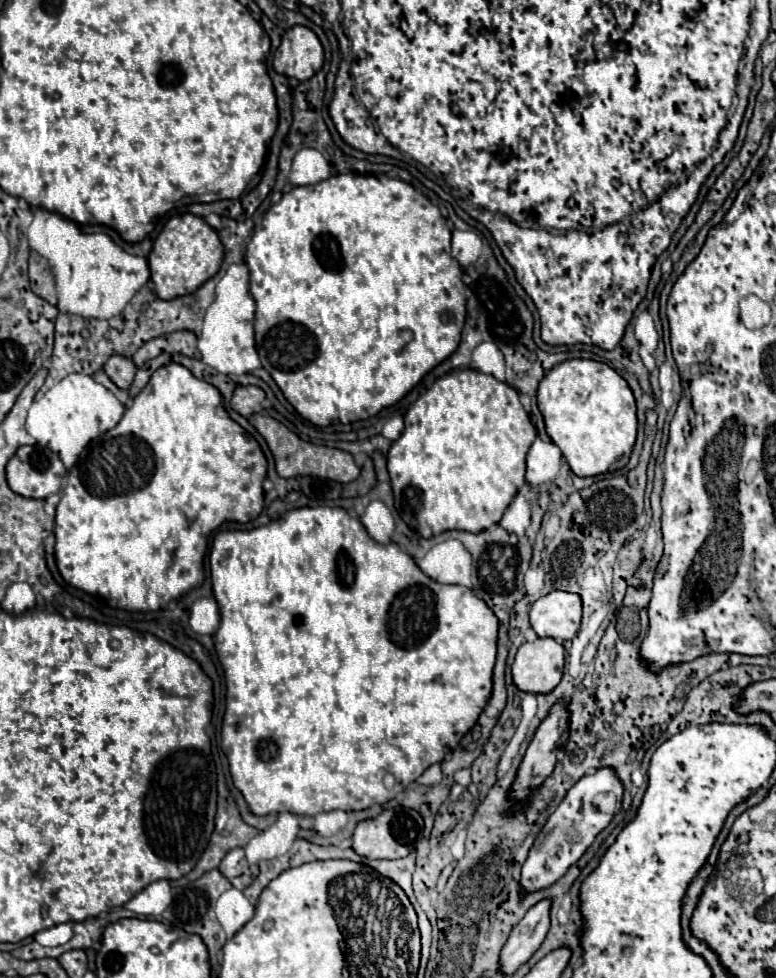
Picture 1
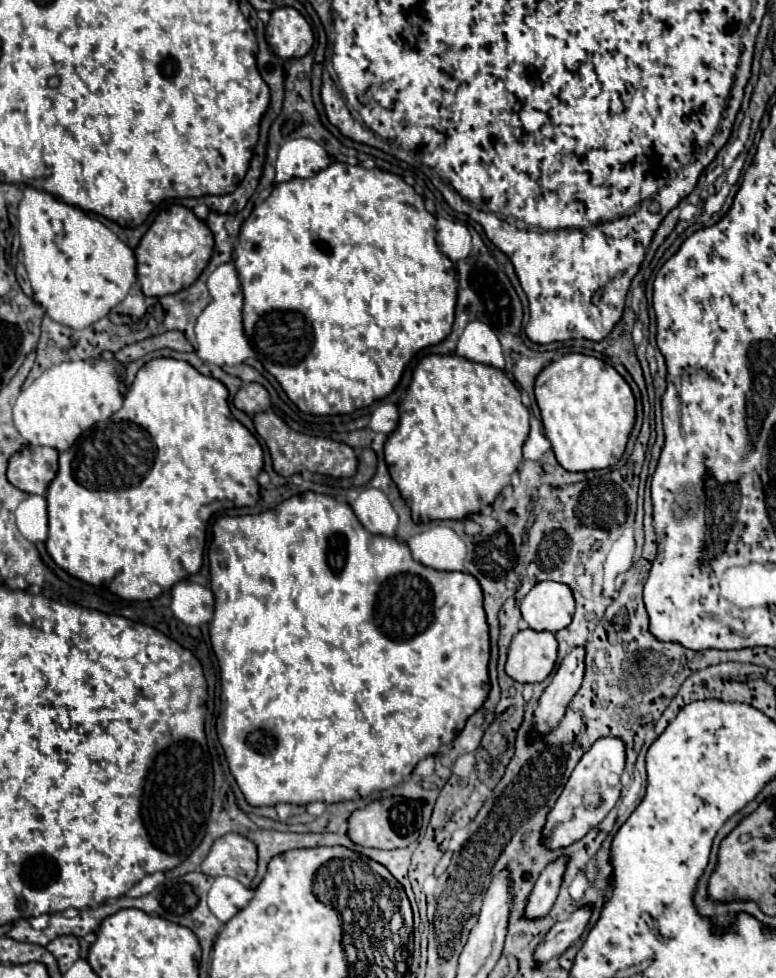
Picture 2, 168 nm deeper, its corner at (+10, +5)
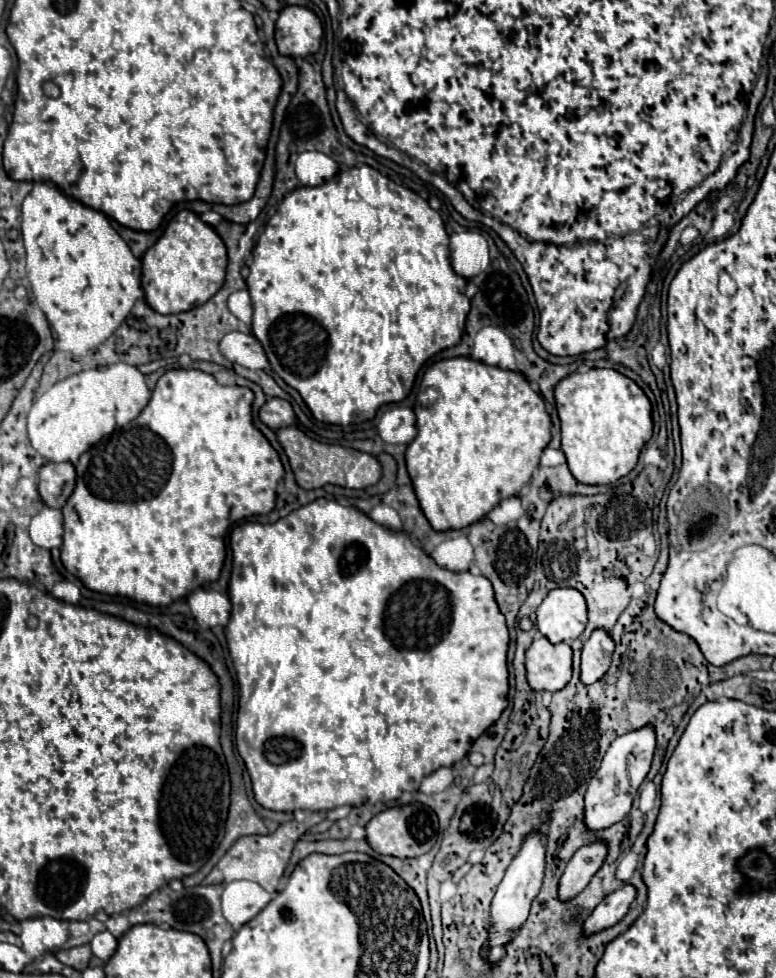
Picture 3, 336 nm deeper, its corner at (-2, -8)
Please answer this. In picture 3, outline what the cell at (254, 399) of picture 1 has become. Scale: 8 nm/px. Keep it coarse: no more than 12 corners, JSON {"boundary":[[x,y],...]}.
{"boundary":[[269,398],[259,418],[271,430],[295,420],[287,400]]}

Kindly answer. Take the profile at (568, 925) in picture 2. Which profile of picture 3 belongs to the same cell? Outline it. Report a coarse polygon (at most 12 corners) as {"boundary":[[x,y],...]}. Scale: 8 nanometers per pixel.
{"boundary":[[633,886],[611,892],[583,922],[583,936],[615,926],[629,910]]}

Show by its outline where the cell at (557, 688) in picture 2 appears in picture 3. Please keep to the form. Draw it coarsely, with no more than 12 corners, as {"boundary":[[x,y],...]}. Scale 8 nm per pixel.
{"boundary":[[595,630],[583,646],[581,682],[601,680],[611,664],[613,640]]}

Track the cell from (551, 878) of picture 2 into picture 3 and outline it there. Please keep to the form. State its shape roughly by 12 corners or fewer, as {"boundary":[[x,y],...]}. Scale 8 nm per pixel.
{"boundary":[[601,842],[579,848],[559,880],[559,900],[571,902],[601,868]]}

